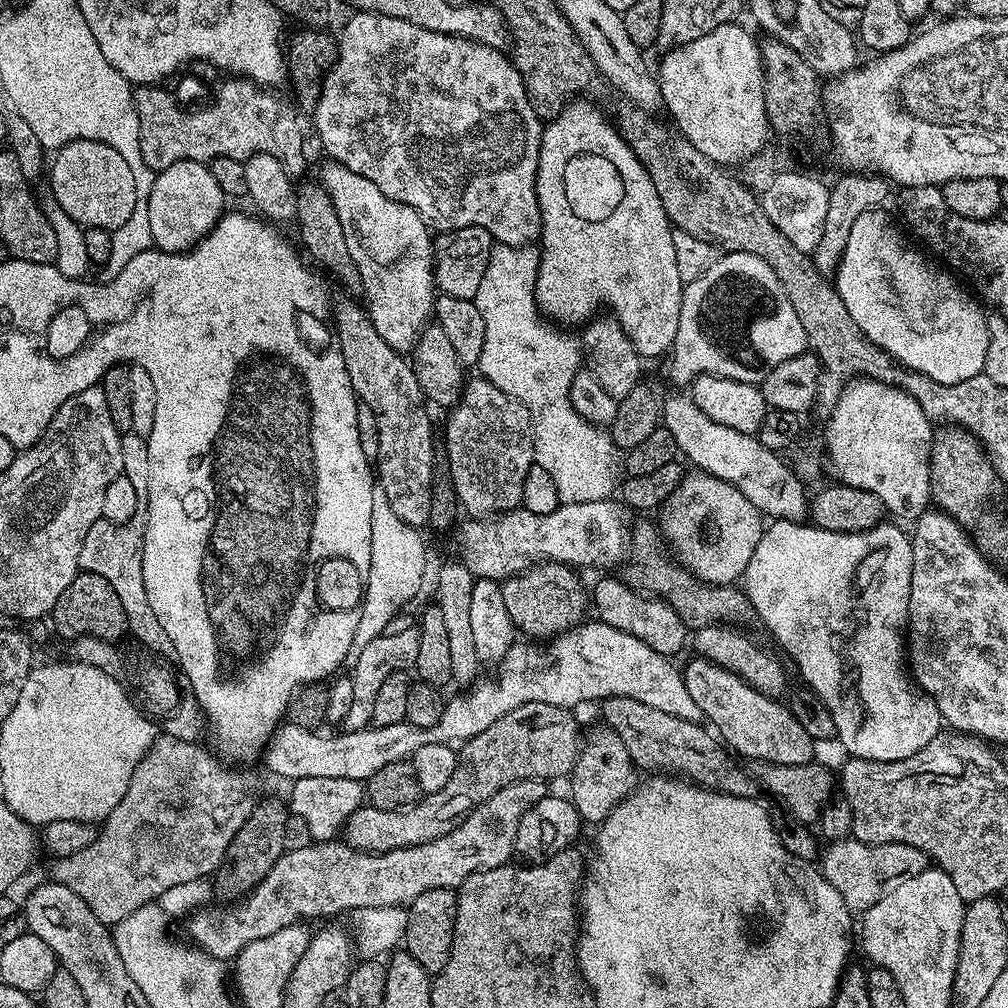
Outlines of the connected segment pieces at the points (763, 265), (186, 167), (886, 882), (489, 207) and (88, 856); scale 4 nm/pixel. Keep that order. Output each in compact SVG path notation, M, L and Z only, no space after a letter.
M725 251L723 255L724 257L721 260L714 261L709 268L707 265L699 275L687 281L684 285L682 310L678 318L678 334L670 352L670 357L672 356L672 380L676 384L691 385L697 376L726 376L729 380L759 385L765 374L770 370L774 370L774 366L778 366L778 362L786 362L786 358L794 358L808 348L808 331L802 326L802 318L798 318L798 310L794 310L782 282L778 282L778 274L774 274L772 267L762 258L758 258L749 252Z
M199 160L174 162L174 166L156 173L156 181L150 190L148 209L150 210L150 234L153 245L161 252L192 251L197 244L201 244L211 234L220 217L225 215L224 203L226 203L225 194L218 186L217 179L211 174L207 163Z
M849 838L829 843L827 847L824 852L824 864L822 863L823 874L830 882L830 886L834 886L838 894L842 894L844 905L853 914L867 912L870 906L882 902L882 898L886 898L893 888L906 882L906 878L914 878L914 874L922 874L922 870L930 864L927 853L909 844L863 844L861 840Z
M377 12L351 13L352 17L338 32L336 46L336 63L328 69L320 86L320 97L316 100L316 132L320 135L320 144L329 152L331 159L337 164L354 170L354 174L362 174L362 178L370 178L382 194L410 206L433 229L451 230L466 226L482 226L492 235L493 241L510 246L531 245L534 240L528 231L533 231L534 221L538 216L536 206L536 171L538 170L538 154L540 153L541 117L534 110L528 92L524 89L522 78L512 64L511 59L503 51L487 48L476 40L467 40L464 36L451 36L434 30L426 30L422 26L414 26L414 22L406 22L402 18L390 18Z
M167 734L153 740L148 753L145 754L136 767L122 802L118 802L118 806L114 806L114 810L110 810L110 814L99 825L96 840L90 842L90 846L86 846L86 850L78 850L78 854L59 857L53 863L56 865L52 868L51 879L55 883L74 890L74 894L78 894L78 898L82 898L82 902L86 902L86 906L90 906L94 918L98 918L105 926L115 926L118 922L122 922L122 918L134 914L134 910L159 901L160 897L166 894L166 890L172 889L173 886L182 886L182 882L194 882L195 880L211 877L216 869L224 863L224 855L230 846L230 842L234 842L234 834L238 834L238 830L242 830L246 818L250 818L250 814L256 809L258 796L252 793L251 782L246 777L239 776L236 772L231 772L226 765L219 764L215 760L217 757L211 751L208 753L200 747L199 743L180 741L178 738Z

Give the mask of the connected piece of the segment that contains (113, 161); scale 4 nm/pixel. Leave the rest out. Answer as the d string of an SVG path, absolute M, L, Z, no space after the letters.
M75 140L64 145L51 157L52 196L55 205L77 221L84 228L121 228L134 214L136 205L136 187L134 174L126 158L106 146L106 142L97 140Z

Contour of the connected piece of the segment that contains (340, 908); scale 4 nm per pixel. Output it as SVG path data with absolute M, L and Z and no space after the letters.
M543 780L514 782L498 790L494 798L482 802L482 806L475 808L449 832L442 834L442 838L434 838L434 842L418 846L406 846L389 852L364 852L361 848L353 848L351 844L333 838L323 842L308 842L305 848L289 847L284 855L274 862L270 874L262 878L262 882L253 892L247 893L235 903L238 905L234 908L216 913L208 912L209 910L195 913L187 921L188 932L192 935L191 943L203 952L209 952L218 961L232 962L250 942L258 942L258 938L270 938L270 934L278 934L278 930L303 920L336 916L339 912L350 914L358 908L402 908L412 904L418 894L426 894L426 890L459 889L464 880L470 878L470 874L480 872L484 868L497 868L513 859L518 822L522 822L522 814L526 814L526 810L530 810L534 802L549 795L549 792L549 785Z

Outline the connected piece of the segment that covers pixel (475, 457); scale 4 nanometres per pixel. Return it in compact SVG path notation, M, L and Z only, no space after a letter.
M483 378L469 379L464 385L464 389L460 392L460 400L447 413L448 421L444 424L444 448L442 444L442 452L448 455L448 468L446 475L452 482L456 498L461 509L464 508L465 513L471 514L476 518L484 518L489 514L499 514L508 512L511 508L521 507L520 499L522 498L522 482L526 482L526 474L530 470L530 466L535 461L534 454L534 438L532 437L532 423L530 422L530 414L526 410L526 406L522 406L522 402L515 400L510 394L506 394L502 390L498 390L498 386L494 386L491 382Z

